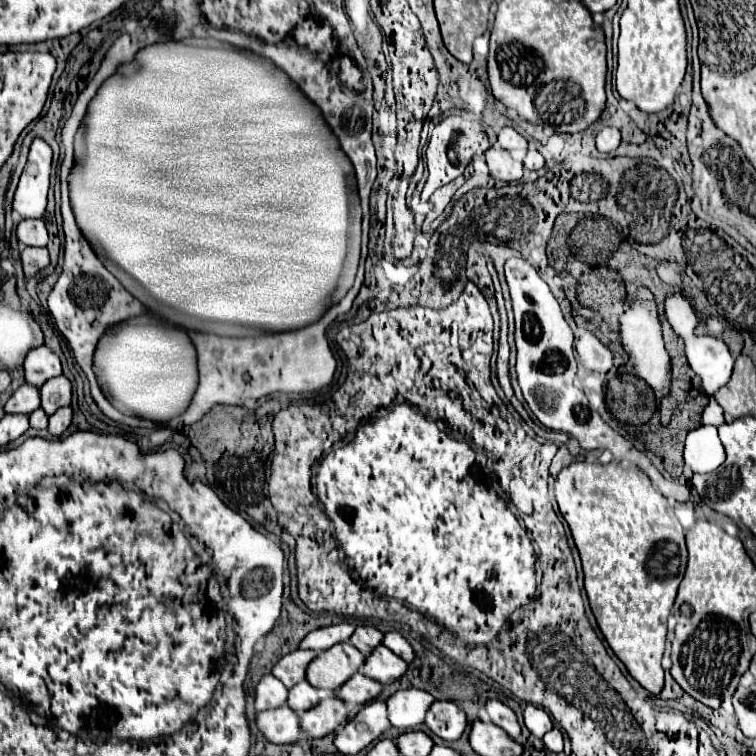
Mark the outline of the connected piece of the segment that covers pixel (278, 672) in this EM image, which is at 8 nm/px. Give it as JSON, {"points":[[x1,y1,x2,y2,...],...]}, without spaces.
{"points":[[290,651,288,655,284,655,274,667,272,667,272,675,278,677,288,689,300,681,304,681,304,669,308,667,308,663,316,657,316,653,312,651]]}

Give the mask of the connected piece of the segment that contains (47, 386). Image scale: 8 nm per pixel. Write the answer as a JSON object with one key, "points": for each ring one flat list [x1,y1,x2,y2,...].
{"points":[[64,375,48,379,40,389,40,399,42,399,42,409,46,415,52,415,56,409,70,405,70,399,72,399,70,381]]}

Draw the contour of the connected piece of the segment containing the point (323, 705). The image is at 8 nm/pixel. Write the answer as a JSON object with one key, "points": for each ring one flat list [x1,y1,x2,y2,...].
{"points":[[330,695,322,699,318,705,314,705,308,711,296,713,300,719,300,729,308,737,324,737,332,731,338,731,340,725,346,721,346,705,338,697]]}

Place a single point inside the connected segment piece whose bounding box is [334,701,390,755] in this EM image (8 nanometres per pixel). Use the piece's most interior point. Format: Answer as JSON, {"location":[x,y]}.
{"location":[370,722]}

